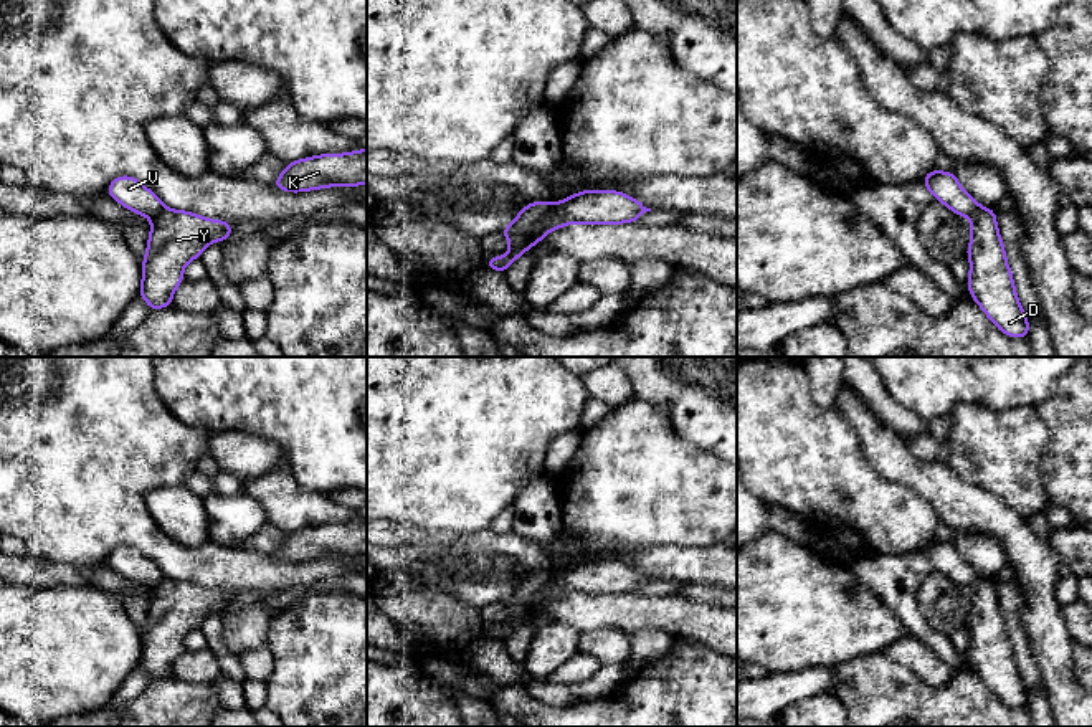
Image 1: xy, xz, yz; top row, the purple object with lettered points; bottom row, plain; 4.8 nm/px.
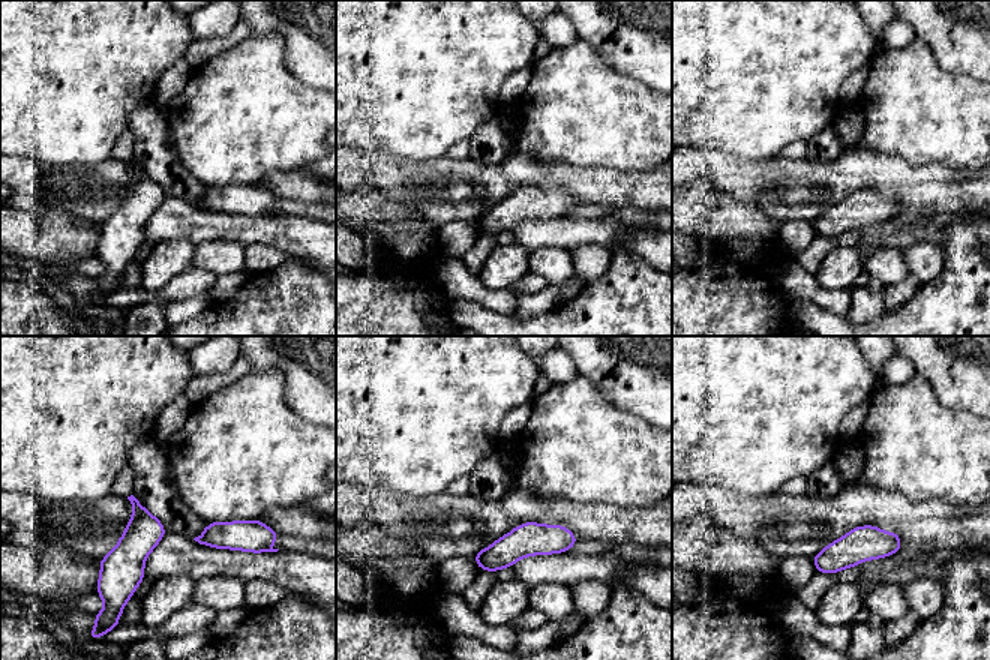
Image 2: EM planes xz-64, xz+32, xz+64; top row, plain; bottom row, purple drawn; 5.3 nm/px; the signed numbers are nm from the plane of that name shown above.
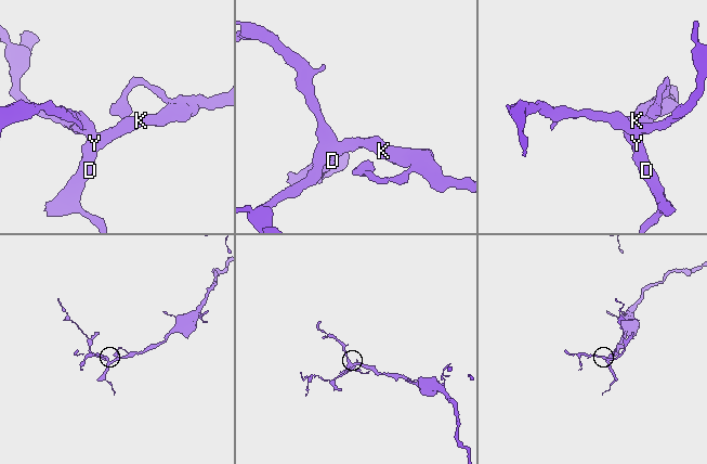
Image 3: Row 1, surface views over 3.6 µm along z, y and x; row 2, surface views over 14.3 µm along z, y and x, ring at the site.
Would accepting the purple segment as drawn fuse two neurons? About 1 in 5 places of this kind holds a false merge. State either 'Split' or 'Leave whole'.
Split

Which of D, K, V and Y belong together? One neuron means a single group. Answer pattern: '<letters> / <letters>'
D K Y / V

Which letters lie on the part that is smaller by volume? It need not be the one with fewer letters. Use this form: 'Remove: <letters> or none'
Remove: V

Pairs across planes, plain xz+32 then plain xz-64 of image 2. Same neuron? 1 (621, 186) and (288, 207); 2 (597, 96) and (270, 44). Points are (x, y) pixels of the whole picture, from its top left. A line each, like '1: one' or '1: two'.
1: two
2: one

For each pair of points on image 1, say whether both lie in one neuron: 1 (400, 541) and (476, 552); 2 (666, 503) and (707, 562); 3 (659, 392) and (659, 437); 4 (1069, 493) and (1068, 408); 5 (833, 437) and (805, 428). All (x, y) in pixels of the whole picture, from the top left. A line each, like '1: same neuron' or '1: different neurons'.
1: same neuron
2: different neurons
3: different neurons
4: same neuron
5: same neuron

